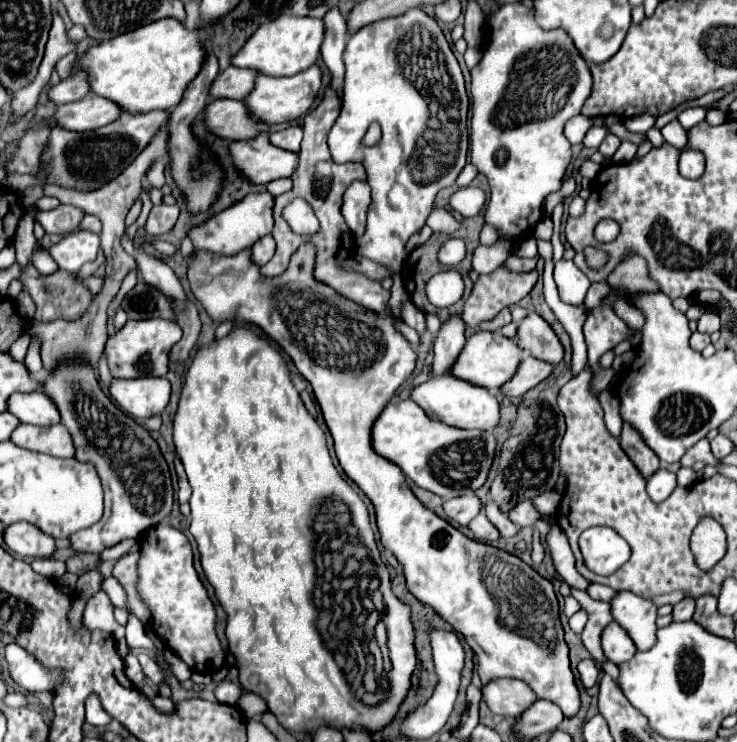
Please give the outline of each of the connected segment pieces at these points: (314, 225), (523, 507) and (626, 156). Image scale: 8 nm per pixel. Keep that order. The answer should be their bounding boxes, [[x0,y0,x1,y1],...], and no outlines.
[[284,198,318,234],[510,500,540,526],[612,140,638,162]]

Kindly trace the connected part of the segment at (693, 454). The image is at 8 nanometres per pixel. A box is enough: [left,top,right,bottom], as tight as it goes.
[680,438,718,468]

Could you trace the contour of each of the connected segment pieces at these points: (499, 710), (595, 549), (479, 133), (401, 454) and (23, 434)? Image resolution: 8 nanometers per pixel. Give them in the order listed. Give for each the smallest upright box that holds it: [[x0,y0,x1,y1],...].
[[482,678,536,718],[580,526,630,572],[470,4,592,242],[372,398,498,500],[10,424,76,458]]

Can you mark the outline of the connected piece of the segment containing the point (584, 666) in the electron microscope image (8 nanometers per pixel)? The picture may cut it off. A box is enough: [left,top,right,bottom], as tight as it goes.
[578,660,600,688]

